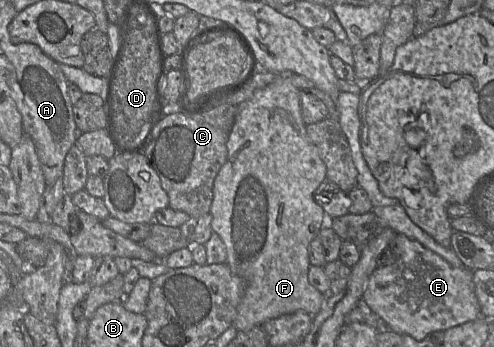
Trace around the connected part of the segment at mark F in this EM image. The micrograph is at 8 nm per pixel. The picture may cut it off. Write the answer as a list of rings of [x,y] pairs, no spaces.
[[[278,75],[272,83],[255,90],[250,99],[237,106],[227,150],[227,160],[214,181],[210,214],[212,230],[226,246],[228,265],[246,282],[233,325],[238,331],[248,331],[265,321],[299,310],[315,316],[322,309],[326,295],[308,280],[311,266],[308,248],[331,218],[314,198],[319,185],[327,179],[327,169],[319,149],[307,135],[300,108],[300,90],[291,84],[287,75]]]

